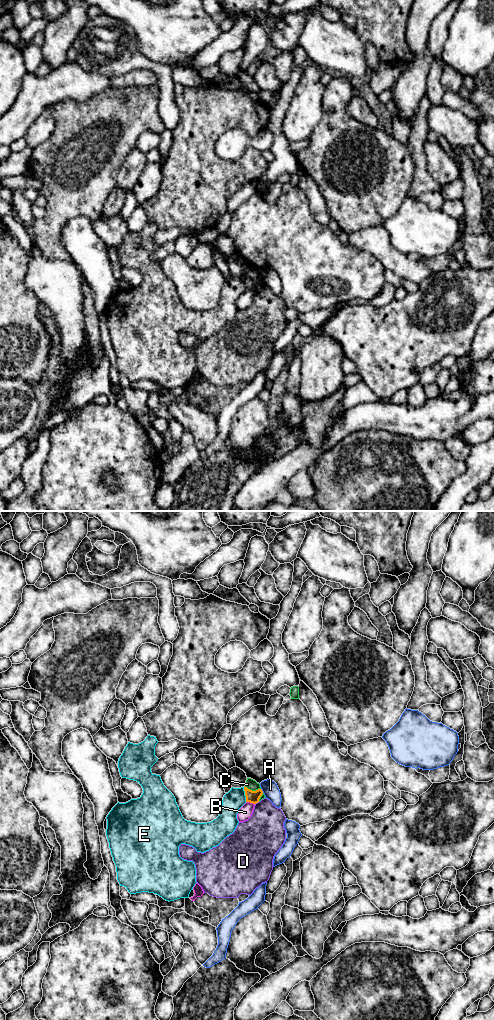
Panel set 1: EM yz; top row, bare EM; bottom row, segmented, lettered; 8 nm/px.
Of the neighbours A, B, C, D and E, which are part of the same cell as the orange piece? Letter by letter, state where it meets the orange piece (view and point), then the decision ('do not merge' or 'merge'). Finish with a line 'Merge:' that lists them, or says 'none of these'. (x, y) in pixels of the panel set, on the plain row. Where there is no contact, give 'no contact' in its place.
A: meets orange in yz at (261, 278); do not merge
B: meets orange in yz at (250, 290); do not merge
C: meets orange in yz at (251, 278); do not merge
D: meets orange in yz at (257, 290); do not merge
E: meets orange in yz at (245, 282); do not merge
Merge: none of these

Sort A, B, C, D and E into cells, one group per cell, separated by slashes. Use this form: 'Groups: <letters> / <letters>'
Groups: A / B / C / D / E

